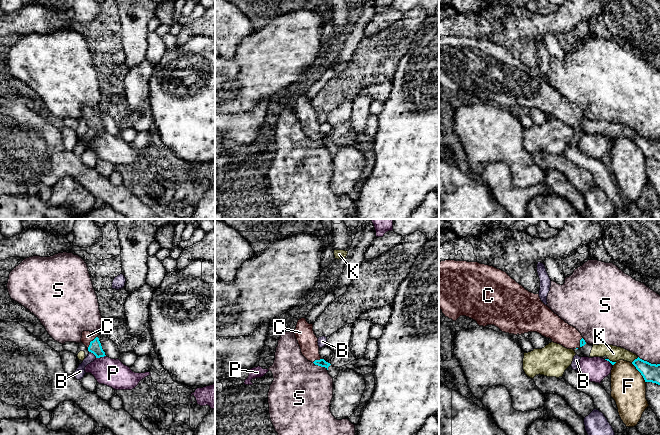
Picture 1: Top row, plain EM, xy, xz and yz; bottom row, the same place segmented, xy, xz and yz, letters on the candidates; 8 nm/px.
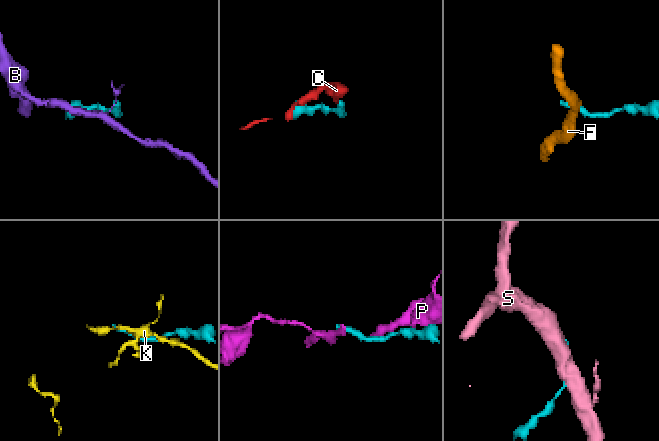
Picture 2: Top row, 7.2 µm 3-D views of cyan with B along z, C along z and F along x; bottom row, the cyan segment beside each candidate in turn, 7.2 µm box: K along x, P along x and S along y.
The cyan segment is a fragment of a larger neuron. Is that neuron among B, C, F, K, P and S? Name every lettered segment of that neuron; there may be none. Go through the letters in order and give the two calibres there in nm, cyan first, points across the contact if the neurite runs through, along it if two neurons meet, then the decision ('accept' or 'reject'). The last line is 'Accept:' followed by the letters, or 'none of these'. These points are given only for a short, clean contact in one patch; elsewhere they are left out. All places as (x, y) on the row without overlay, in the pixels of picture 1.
B: 100 nm thick on the cyan side, 80 nm on the other; border along xy (89, 127), (96, 133); reject
C: 100 nm thick on the cyan side, 90 nm on the other; runs through xy (95, 123), (91, 117), (87, 112); accept
F: 140 nm thick on the cyan side, 280 nm on the other; border along yz (631, 139), (645, 158); reject
K: 140 nm thick on the cyan side, 120 nm on the other; reject
P: 100 nm thick on the cyan side, 220 nm on the other; border along xy (105, 131), (102, 133); reject
S: 60 nm thick on the cyan side, 480 nm on the other; reject
Accept: C

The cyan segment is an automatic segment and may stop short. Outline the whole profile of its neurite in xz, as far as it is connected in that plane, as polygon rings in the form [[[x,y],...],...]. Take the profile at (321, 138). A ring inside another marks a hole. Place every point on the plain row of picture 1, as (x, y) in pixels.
[[[301,94],[297,98],[294,109],[302,131],[308,137],[328,146],[331,140],[322,135],[319,130],[318,114],[314,110],[313,100],[309,100],[305,94]]]

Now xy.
[[[83,107],[81,114],[81,118],[88,124],[89,128],[96,132],[96,134],[106,132],[102,125],[98,111],[99,110],[95,108]]]

